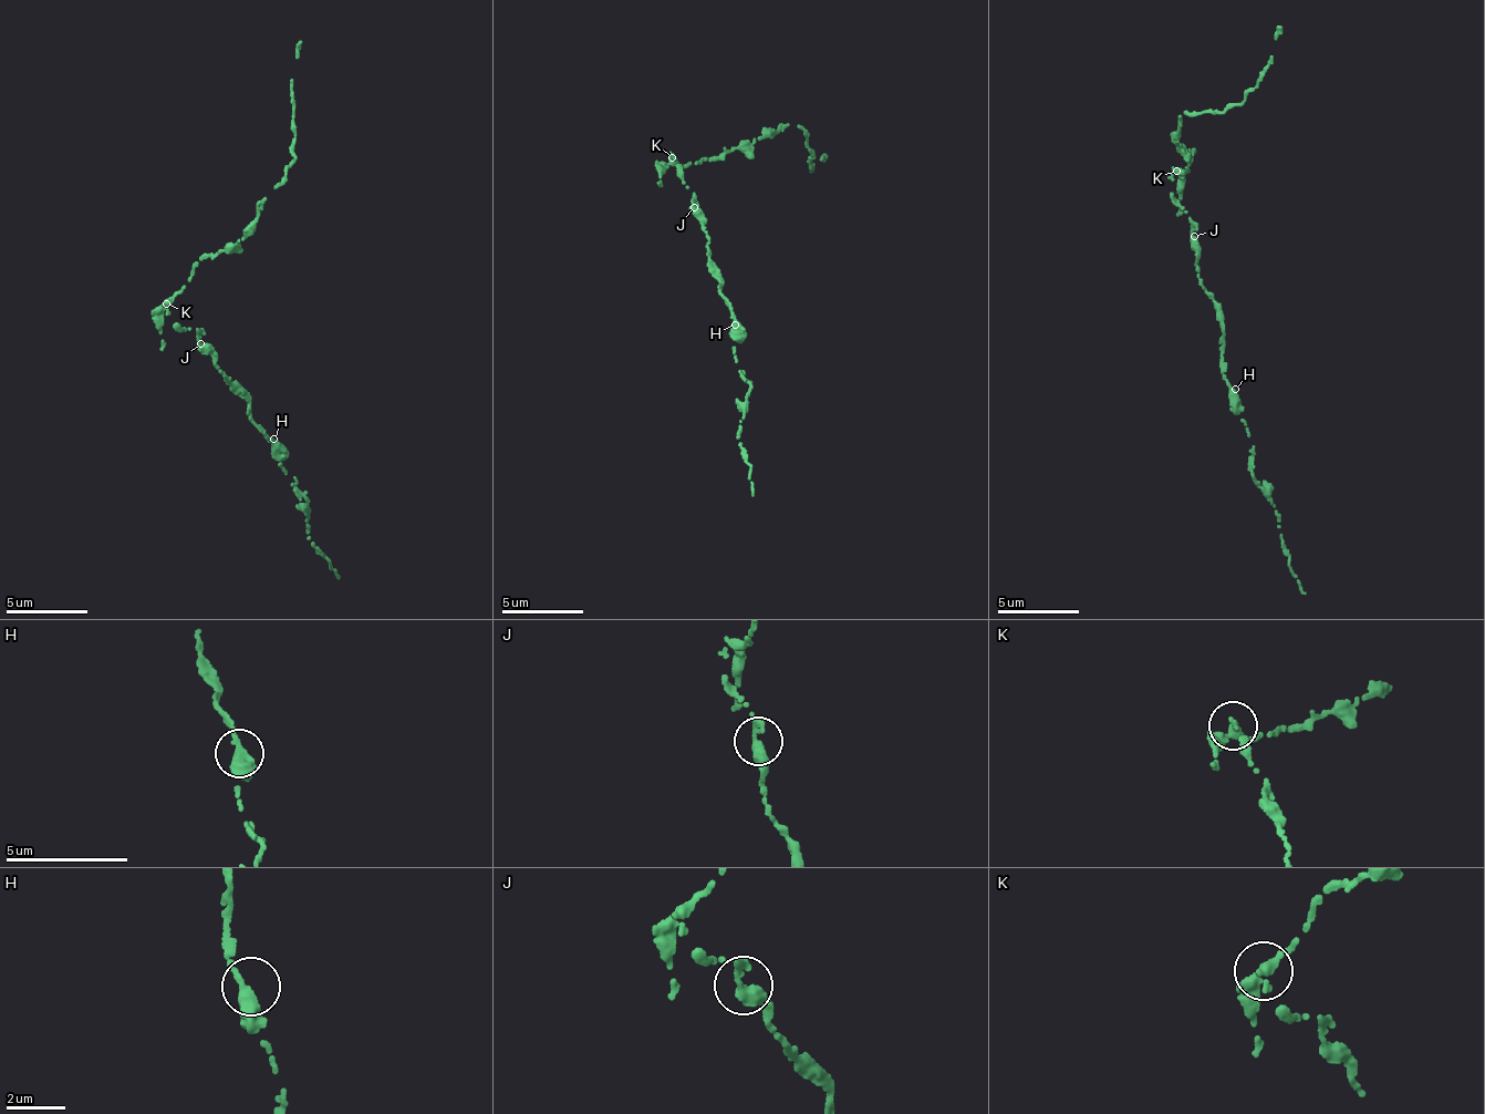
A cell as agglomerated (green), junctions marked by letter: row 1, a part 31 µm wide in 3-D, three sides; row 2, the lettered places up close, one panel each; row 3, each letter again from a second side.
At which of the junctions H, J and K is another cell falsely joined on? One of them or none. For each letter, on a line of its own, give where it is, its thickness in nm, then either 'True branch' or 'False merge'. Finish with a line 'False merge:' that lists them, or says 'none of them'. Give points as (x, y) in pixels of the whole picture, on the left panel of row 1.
H: Place: (273, 439). Thickness 360 nm. True branch
J: Place: (200, 343). Thickness 280 nm. True branch
K: Place: (166, 303). Thickness 240 nm. False merge
False merge: K

